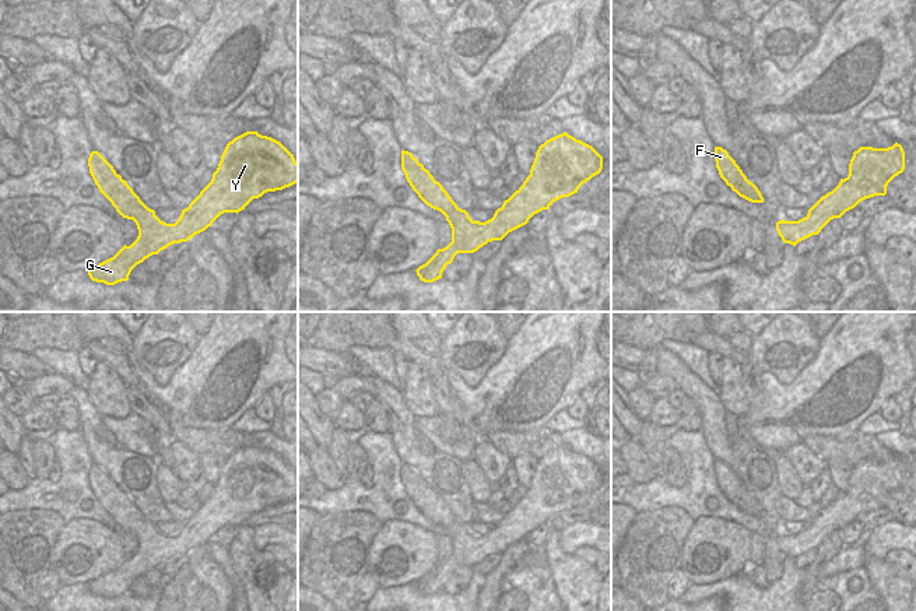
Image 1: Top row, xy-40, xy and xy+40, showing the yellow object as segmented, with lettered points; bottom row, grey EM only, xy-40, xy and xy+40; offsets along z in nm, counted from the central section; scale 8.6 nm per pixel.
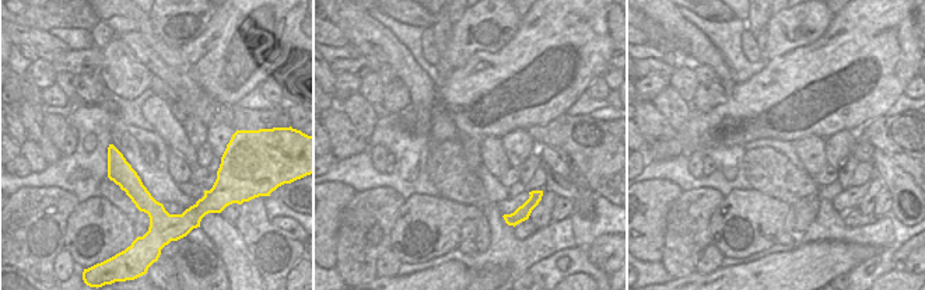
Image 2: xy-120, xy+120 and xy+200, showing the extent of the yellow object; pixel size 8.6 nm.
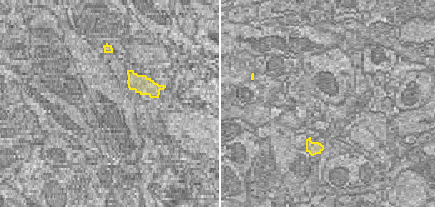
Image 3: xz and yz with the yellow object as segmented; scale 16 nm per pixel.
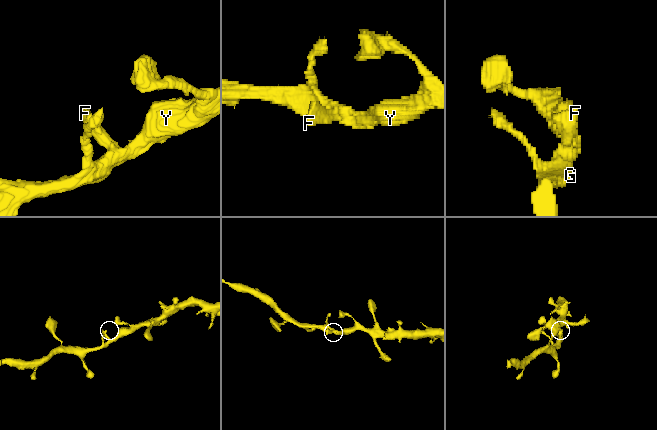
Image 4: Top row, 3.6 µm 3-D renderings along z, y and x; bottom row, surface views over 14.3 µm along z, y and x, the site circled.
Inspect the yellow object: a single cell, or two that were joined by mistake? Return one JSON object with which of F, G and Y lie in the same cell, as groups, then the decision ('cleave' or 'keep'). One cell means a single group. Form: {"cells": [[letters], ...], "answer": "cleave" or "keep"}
{"cells": [["F", "G", "Y"]], "answer": "keep"}

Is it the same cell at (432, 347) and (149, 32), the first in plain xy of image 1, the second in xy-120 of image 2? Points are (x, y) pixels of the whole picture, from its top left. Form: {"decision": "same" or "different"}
{"decision": "different"}

